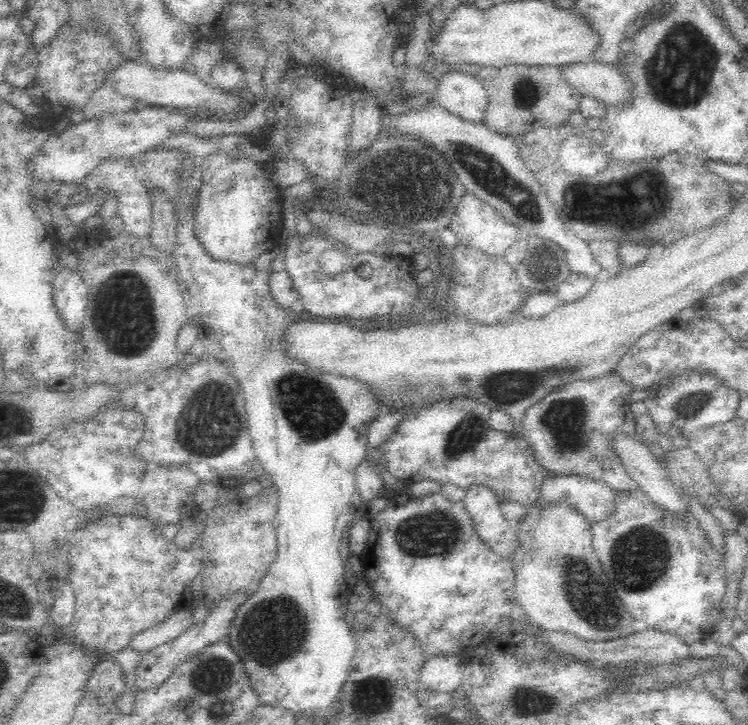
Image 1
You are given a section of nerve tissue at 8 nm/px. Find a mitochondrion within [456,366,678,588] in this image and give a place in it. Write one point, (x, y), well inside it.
(568, 433)

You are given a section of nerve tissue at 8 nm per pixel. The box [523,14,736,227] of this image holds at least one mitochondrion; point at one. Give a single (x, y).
(680, 75)

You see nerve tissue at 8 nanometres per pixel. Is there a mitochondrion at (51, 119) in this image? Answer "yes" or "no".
no

